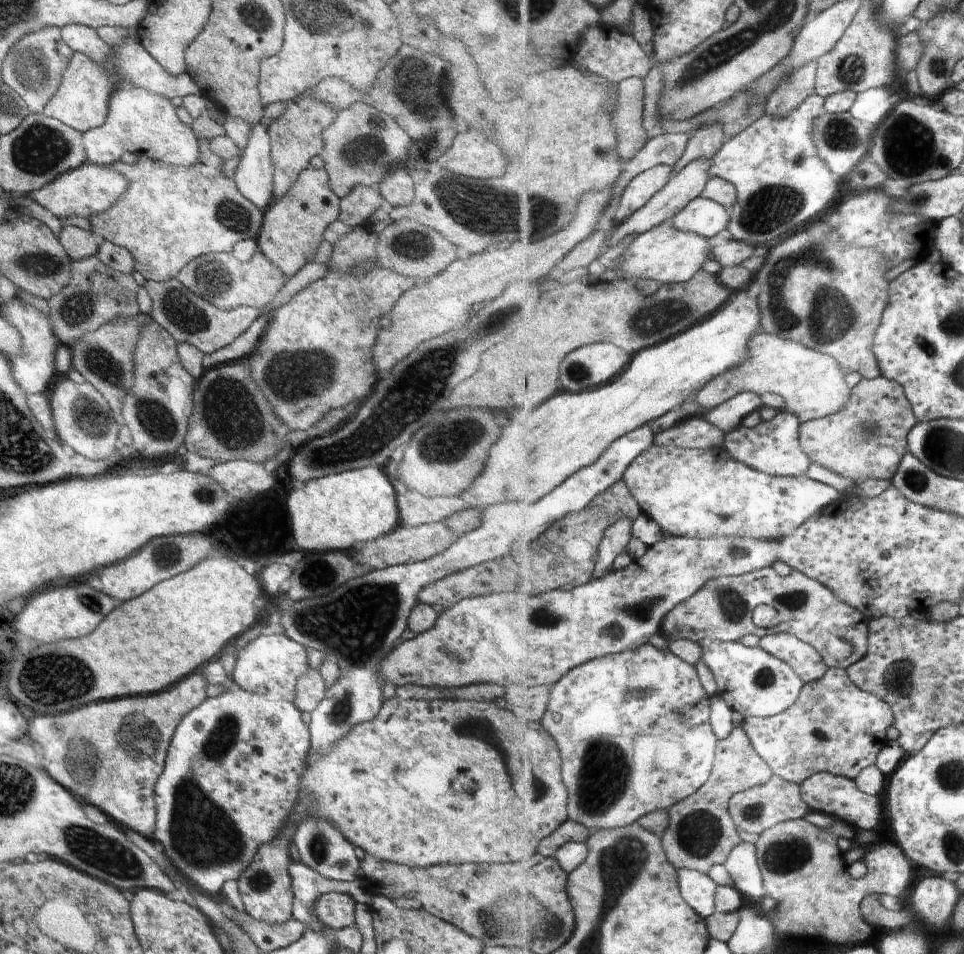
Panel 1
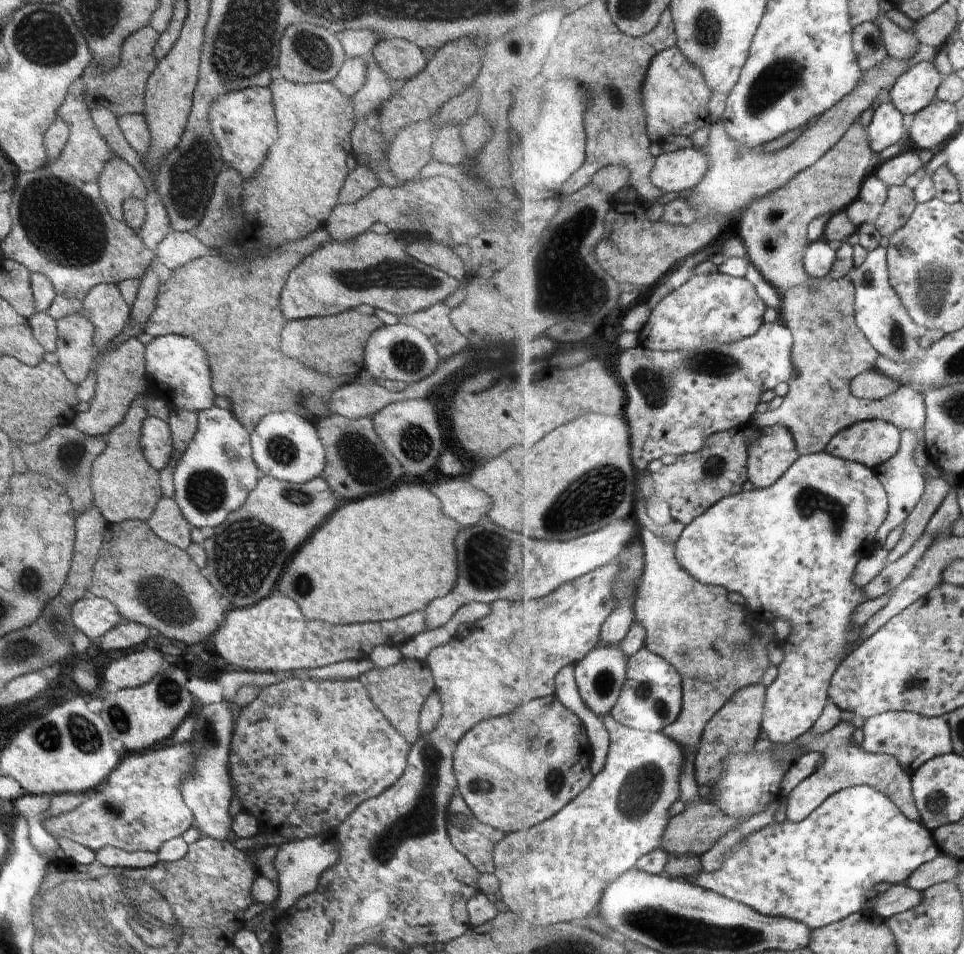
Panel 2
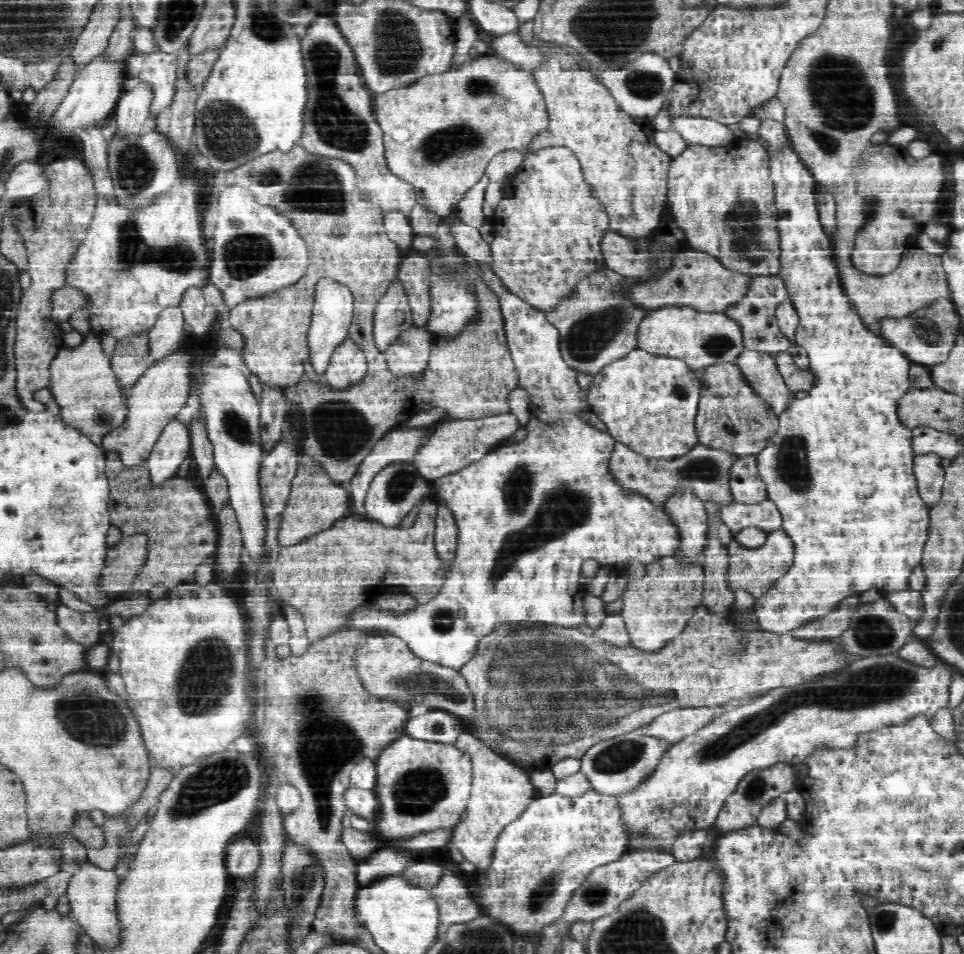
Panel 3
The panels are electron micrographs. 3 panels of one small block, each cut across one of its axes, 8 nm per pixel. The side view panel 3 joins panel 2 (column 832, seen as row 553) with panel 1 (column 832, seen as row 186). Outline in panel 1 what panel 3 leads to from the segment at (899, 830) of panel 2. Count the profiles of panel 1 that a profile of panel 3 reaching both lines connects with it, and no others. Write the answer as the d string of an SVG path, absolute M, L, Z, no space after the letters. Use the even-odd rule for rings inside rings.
M831 772L816 773L808 781L801 784L802 794L805 801L814 811L820 811L832 815L842 824L848 825L854 830L875 830L883 822L885 807L888 807L886 795L871 795L863 791L857 779L851 779L842 775L835 775Z

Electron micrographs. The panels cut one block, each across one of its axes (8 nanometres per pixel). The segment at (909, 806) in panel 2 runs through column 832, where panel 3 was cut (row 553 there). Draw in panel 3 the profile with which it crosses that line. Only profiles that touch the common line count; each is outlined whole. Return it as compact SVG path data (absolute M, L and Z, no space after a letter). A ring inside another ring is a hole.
M782 528L769 531L768 540L763 547L757 549L746 548L736 536L729 543L730 558L733 568L729 570L729 586L734 590L744 589L758 597L770 590L774 581L782 578L794 564L794 539Z

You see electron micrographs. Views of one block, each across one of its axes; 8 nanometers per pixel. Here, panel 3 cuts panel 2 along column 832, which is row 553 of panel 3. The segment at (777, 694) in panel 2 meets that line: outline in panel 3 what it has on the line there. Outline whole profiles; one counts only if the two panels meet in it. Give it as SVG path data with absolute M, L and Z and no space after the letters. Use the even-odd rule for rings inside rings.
M479 264L479 268L481 271L481 278L483 282L496 293L496 296L500 296L501 303L502 303L502 310L504 310L504 315L505 315L505 329L506 329L506 336L507 336L507 342L509 343L509 351L511 354L511 359L512 362L514 363L514 372L515 376L518 377L518 387L522 387L522 389L526 390L526 394L529 398L530 401L530 406L529 406L529 412L530 412L530 418L527 420L526 423L522 423L519 428L524 428L526 430L525 434L526 436L524 438L518 439L517 441L514 441L512 445L506 445L502 444L502 446L498 446L496 449L486 452L486 454L480 456L480 458L475 459L474 462L471 462L468 466L465 466L464 468L461 468L460 470L457 470L455 473L450 474L450 475L444 475L443 477L440 477L439 479L434 480L434 489L436 494L435 497L443 498L445 500L445 503L447 506L449 506L452 509L452 512L454 513L457 525L458 525L458 538L457 538L457 546L456 550L454 550L454 558L450 560L450 563L448 564L448 572L445 574L445 581L444 584L440 587L440 590L438 591L438 594L434 595L434 598L431 598L428 600L428 602L424 602L424 604L419 604L417 606L417 609L414 610L412 613L405 614L405 616L401 616L400 618L394 618L394 616L391 616L391 614L376 614L375 610L371 610L371 605L368 607L362 607L356 614L353 614L352 618L350 618L350 623L346 624L350 626L350 624L354 625L354 627L376 627L376 628L383 628L385 632L389 633L390 635L396 636L398 639L404 640L407 644L408 647L414 652L414 654L425 658L426 660L429 660L431 662L438 662L442 663L444 666L452 666L456 669L462 668L475 654L476 650L478 650L478 646L482 640L483 637L486 637L488 634L491 634L492 631L495 630L496 626L502 622L510 622L512 624L515 624L512 630L510 630L508 633L512 633L514 631L519 631L528 628L539 628L541 630L546 630L551 632L552 625L560 626L560 628L570 628L574 630L578 630L580 626L584 626L586 624L586 608L585 608L585 598L586 595L589 594L588 592L588 585L583 585L580 583L580 574L583 574L582 572L582 565L584 562L589 561L590 559L596 559L598 562L600 562L602 565L604 564L611 564L611 563L631 563L631 562L639 562L642 564L652 564L655 563L658 560L661 560L661 558L664 557L678 557L682 558L685 557L684 555L684 534L681 533L681 527L677 525L676 522L673 521L673 515L670 515L668 511L665 510L665 505L662 503L656 503L652 502L648 497L646 497L644 494L642 494L638 490L632 490L629 487L622 486L621 483L617 482L617 477L616 475L613 474L612 471L612 458L613 458L613 452L615 449L615 446L617 445L617 439L613 437L613 435L610 435L609 433L602 432L602 430L598 430L594 424L590 424L590 422L586 422L582 416L584 414L590 414L590 412L594 413L592 410L592 406L589 403L589 399L587 398L587 393L584 389L580 388L580 384L578 384L578 370L576 370L574 367L570 366L569 363L565 361L565 359L562 356L561 353L561 334L559 333L559 330L547 319L546 313L544 310L540 310L536 306L532 306L529 302L526 302L525 299L520 298L517 294L514 294L513 292L510 292L510 289L507 288L506 285L503 284L502 279L496 275L493 274L493 272L489 272L488 268L486 266L482 266Z

